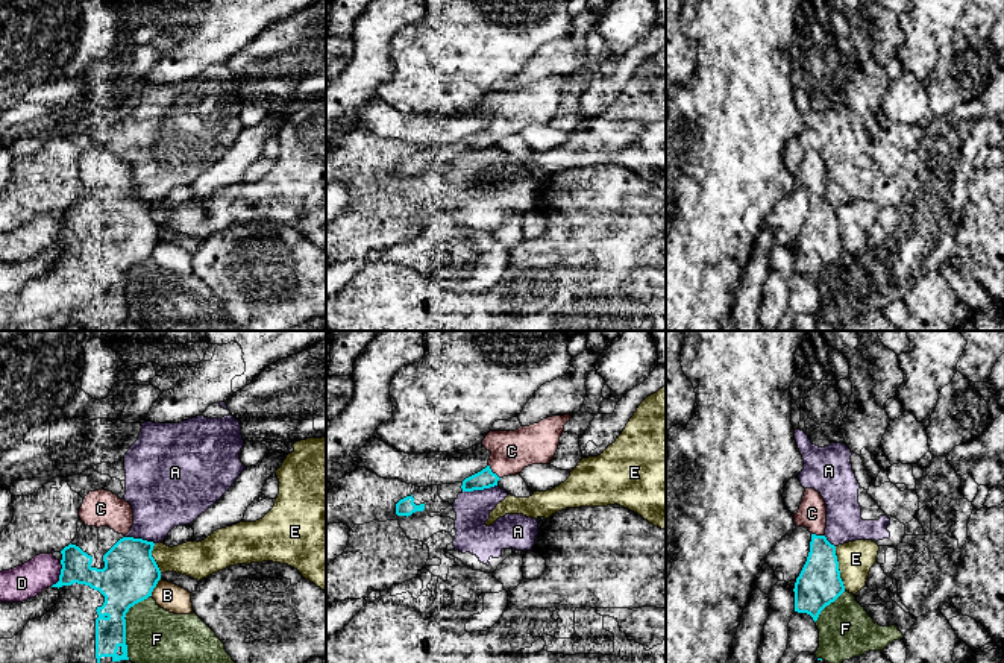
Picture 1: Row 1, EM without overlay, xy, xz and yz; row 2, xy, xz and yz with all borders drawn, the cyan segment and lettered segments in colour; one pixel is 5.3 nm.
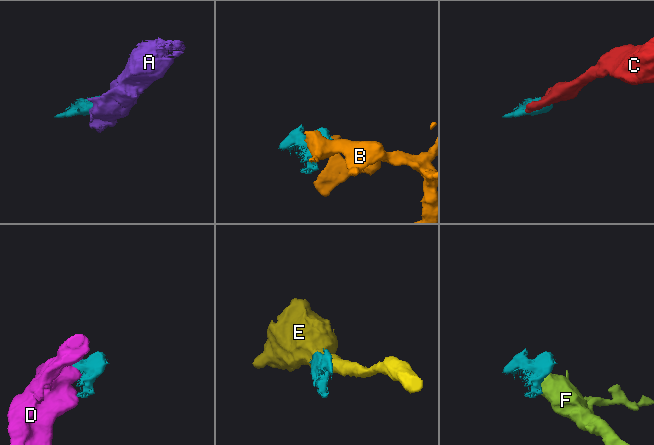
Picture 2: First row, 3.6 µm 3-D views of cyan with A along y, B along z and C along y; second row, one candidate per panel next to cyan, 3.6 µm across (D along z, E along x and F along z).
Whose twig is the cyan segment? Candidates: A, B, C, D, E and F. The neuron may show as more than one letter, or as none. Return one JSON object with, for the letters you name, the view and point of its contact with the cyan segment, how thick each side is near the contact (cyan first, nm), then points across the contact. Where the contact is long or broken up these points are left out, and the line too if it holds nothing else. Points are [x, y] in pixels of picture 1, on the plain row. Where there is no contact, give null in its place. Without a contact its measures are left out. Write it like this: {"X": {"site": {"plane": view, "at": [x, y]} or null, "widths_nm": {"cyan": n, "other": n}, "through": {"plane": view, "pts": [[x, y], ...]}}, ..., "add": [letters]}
{"C": {"site": {"plane": "xz", "at": [492, 132]}, "widths_nm": {"cyan": 100, "other": 220}}, "add": ["C"]}

